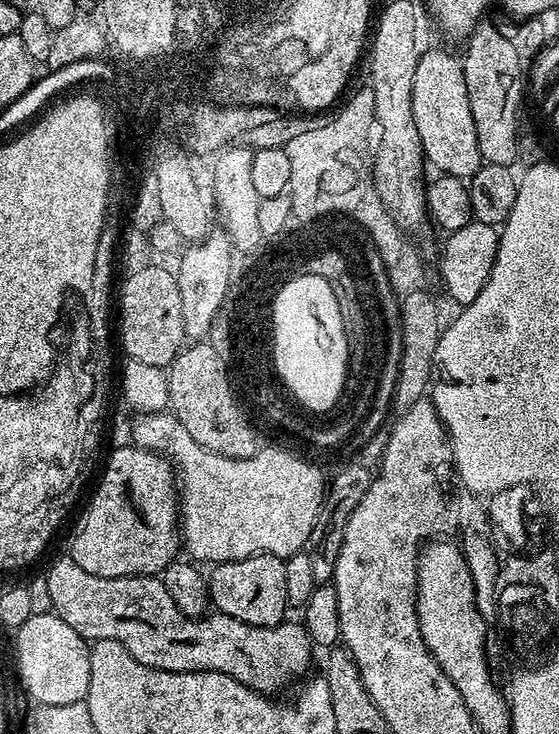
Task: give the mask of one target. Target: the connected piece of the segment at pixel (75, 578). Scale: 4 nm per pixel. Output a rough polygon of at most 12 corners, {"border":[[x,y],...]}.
{"border":[[46,575],[60,616],[139,664],[280,694],[309,675],[303,623],[178,610],[156,576]]}

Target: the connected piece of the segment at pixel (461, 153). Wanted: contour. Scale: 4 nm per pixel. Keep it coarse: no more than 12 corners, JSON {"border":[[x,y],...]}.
{"border":[[421,51],[414,126],[445,176],[481,168],[459,55]]}

